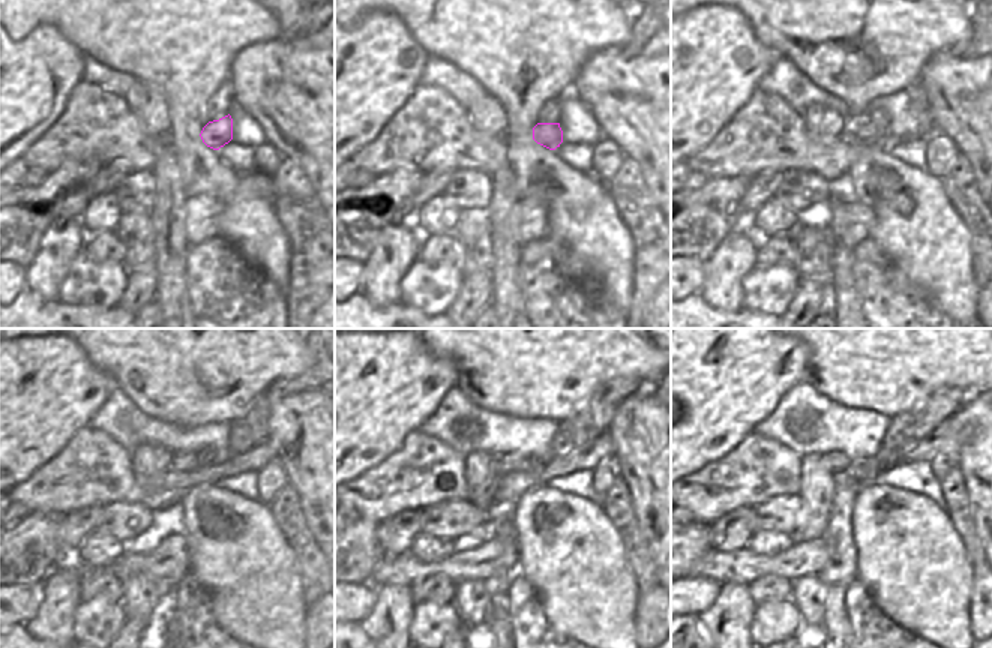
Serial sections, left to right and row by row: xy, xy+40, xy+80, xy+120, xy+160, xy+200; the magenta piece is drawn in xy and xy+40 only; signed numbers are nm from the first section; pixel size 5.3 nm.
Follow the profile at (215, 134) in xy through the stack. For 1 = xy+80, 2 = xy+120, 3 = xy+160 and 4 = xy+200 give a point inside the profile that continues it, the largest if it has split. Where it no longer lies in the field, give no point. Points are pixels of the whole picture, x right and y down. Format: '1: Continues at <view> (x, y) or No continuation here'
1: Continues at xy+80 (860, 126)
2: Continues at xy+120 (185, 462)
3: Continues at xy+160 (505, 462)
4: Continues at xy+200 (835, 461).

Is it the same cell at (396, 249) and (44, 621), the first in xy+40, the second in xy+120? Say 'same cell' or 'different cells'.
same cell

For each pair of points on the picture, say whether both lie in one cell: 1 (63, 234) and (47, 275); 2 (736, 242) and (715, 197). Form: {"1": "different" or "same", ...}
{"1": "same", "2": "different"}

